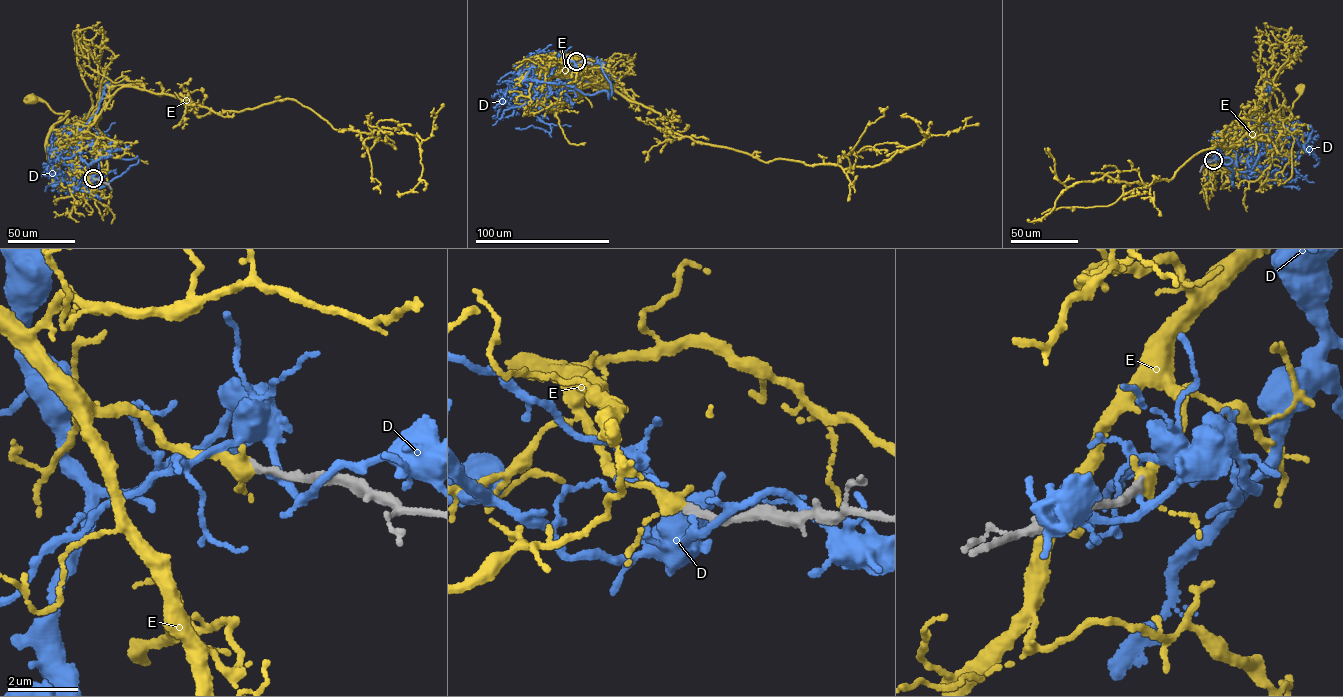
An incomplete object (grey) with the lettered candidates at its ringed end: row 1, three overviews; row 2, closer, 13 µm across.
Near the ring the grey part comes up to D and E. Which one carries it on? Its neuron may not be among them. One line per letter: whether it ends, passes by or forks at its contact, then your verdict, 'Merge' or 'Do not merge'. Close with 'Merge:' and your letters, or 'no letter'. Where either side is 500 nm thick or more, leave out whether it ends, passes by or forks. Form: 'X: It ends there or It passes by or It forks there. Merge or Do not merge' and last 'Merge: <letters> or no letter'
D: It passes by. Do not merge
E: It passes by. Merge
Merge: E

